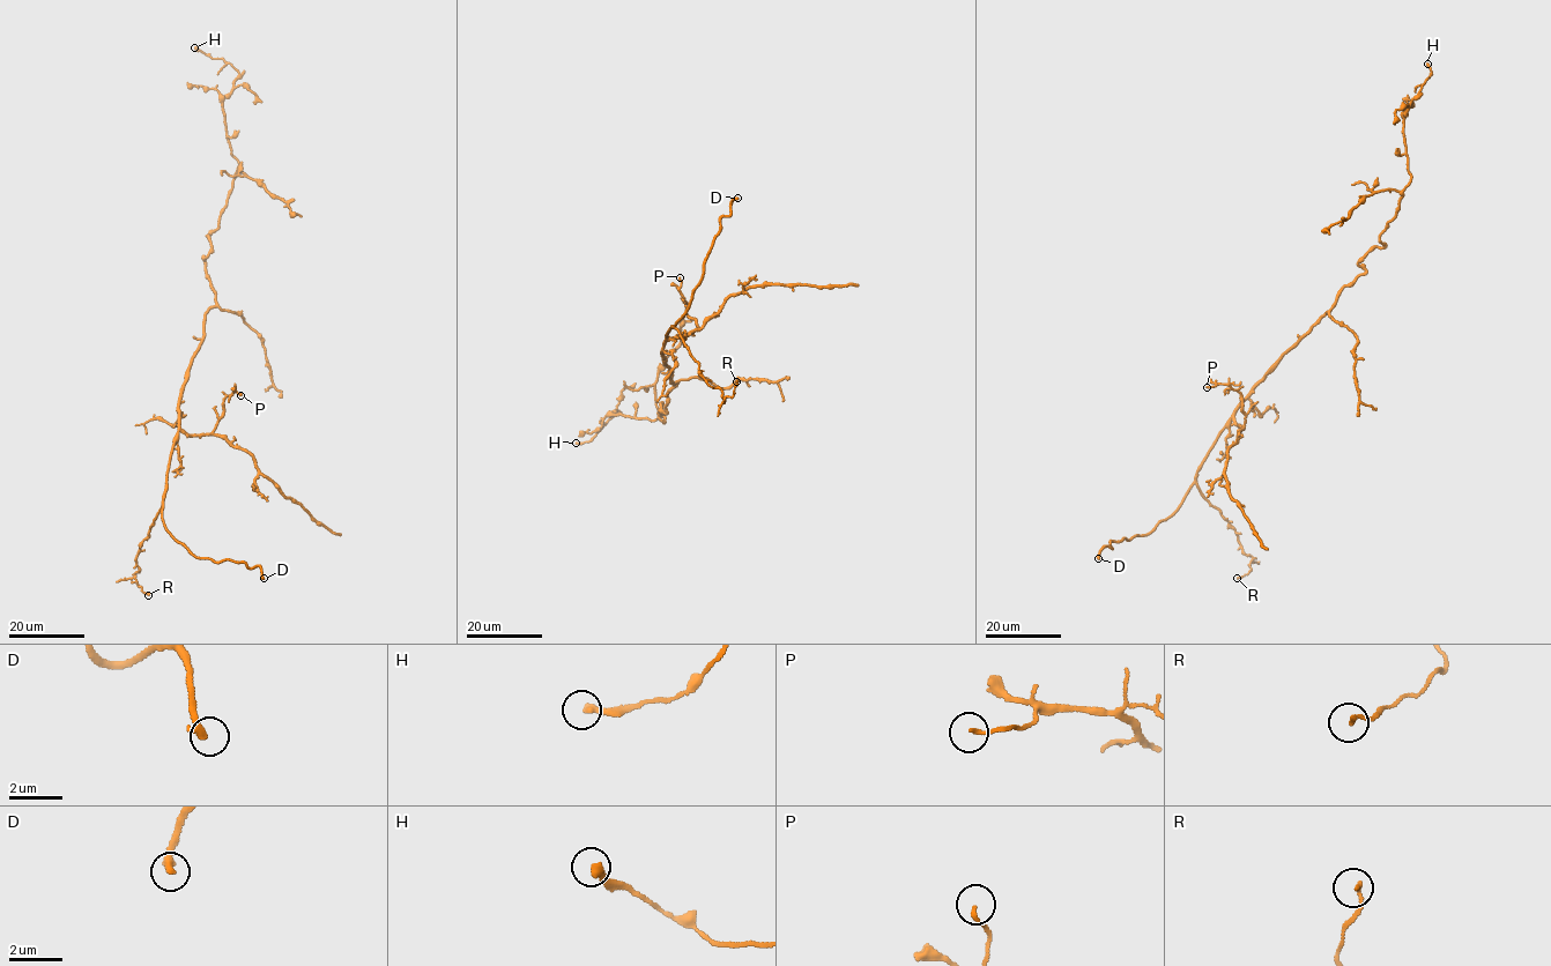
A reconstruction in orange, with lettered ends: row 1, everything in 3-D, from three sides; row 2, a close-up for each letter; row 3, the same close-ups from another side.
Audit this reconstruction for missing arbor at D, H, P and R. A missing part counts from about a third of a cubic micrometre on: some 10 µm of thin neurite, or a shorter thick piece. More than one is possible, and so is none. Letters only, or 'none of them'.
D

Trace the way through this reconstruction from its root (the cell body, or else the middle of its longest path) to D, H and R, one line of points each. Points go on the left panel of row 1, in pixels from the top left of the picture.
D: (203, 332), (180, 396), (162, 517), (172, 536), (195, 556), (259, 566), (264, 578)
H: (203, 332), (216, 303), (205, 270), (207, 236), (219, 228), (238, 164), (223, 110), (238, 73), (194, 47)
R: (203, 332), (180, 396), (177, 433), (162, 507), (136, 557), (139, 571), (135, 581), (148, 595)

